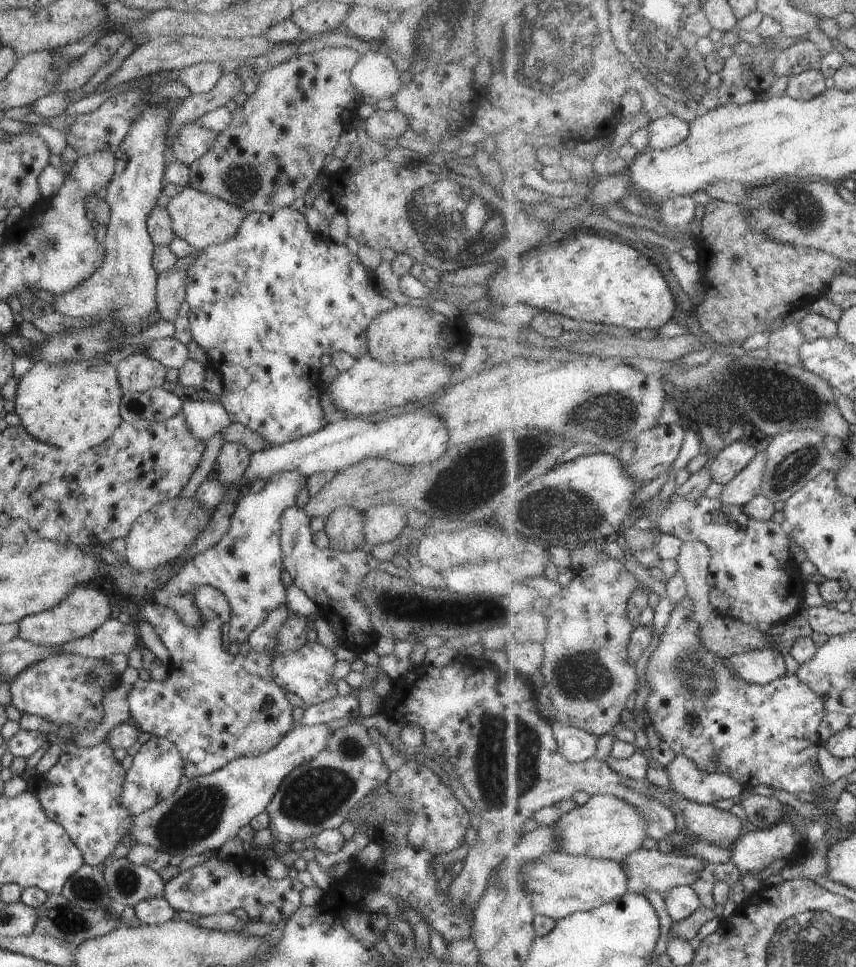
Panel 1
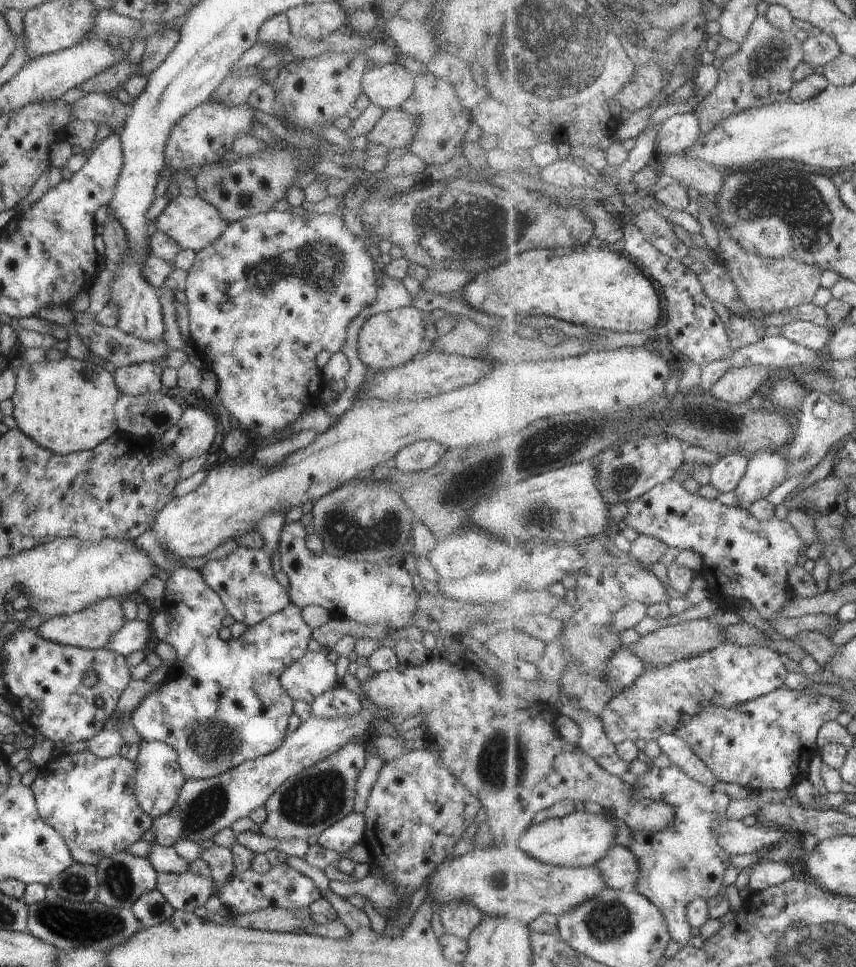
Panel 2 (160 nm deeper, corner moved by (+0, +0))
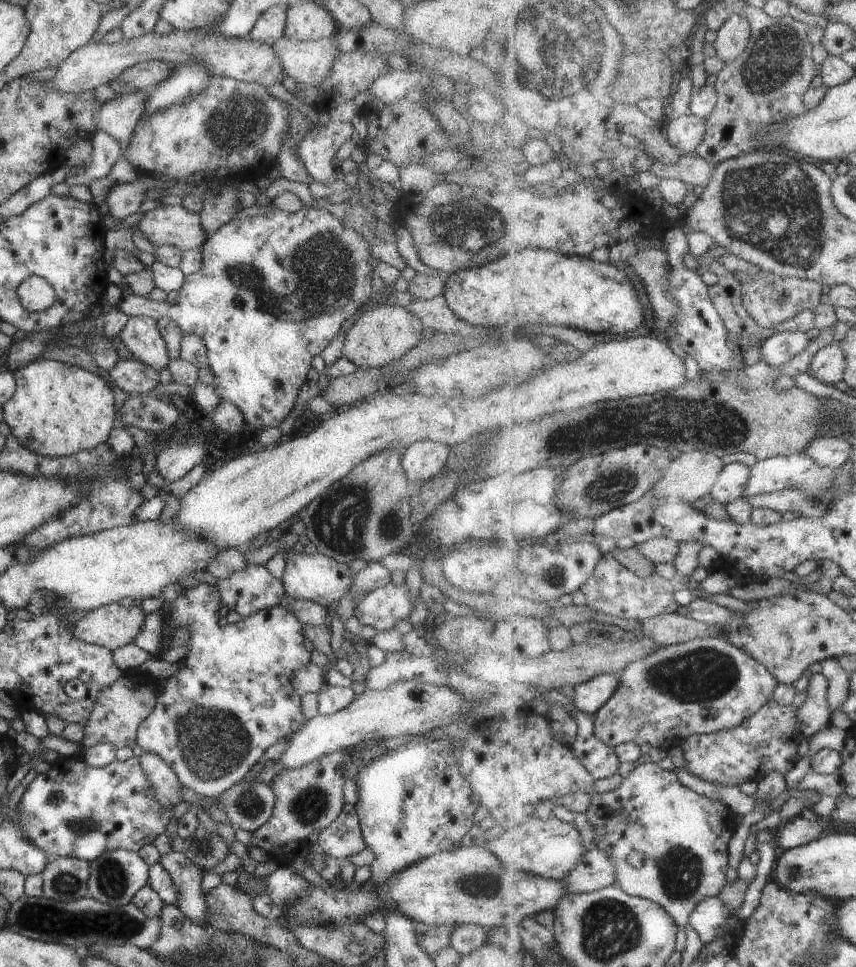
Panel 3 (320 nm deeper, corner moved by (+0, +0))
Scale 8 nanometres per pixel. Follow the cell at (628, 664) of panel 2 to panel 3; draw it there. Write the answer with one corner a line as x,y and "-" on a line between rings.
599,675
575,688
576,708
588,715
596,712
613,696
618,687
619,675

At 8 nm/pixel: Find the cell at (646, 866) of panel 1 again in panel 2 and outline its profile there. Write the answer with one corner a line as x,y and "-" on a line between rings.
615,845
596,864
596,869
604,875
609,889
620,891
631,889
639,876
639,867
634,854
623,845

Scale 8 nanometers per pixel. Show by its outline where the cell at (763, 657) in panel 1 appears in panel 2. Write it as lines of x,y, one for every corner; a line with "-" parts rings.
725,640
702,654
693,655
667,666
654,667
650,671
645,671
632,686
621,691
608,702
608,706
600,716
604,731
610,741
616,745
625,741
637,740
637,738
645,742
649,742
649,740
657,742
663,735
675,734
688,719
695,717
702,710
704,703
716,702
716,706
721,709
733,709
735,706
785,687
789,674
785,668
785,661
784,656
770,647
738,645

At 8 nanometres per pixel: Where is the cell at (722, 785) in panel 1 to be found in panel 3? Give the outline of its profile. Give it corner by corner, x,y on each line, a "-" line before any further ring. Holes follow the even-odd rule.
651,762
637,765
628,777
622,779
618,789
609,793
594,793
585,815
593,828
591,832
595,836
595,848
603,851
614,867
616,884
630,895
658,902
672,914
679,926
685,927
690,924
696,906
706,898
719,897
728,884
729,840
735,834
738,822
735,812
724,802
714,802
683,786
674,771
-
633,850
644,855
641,869
631,868
627,864
627,858

